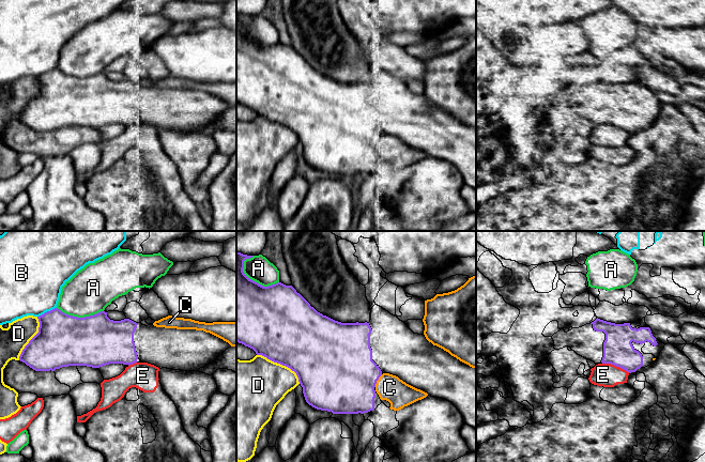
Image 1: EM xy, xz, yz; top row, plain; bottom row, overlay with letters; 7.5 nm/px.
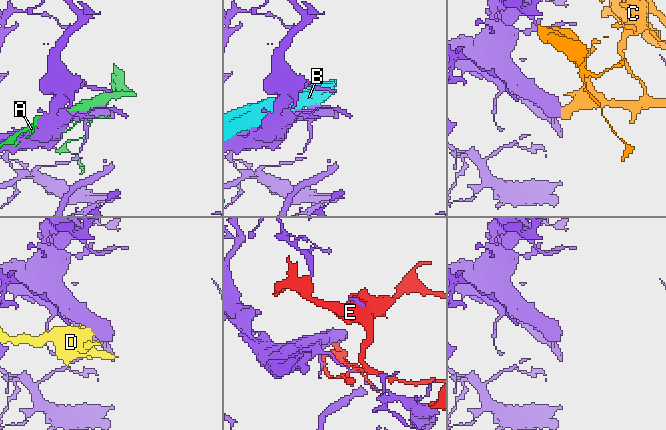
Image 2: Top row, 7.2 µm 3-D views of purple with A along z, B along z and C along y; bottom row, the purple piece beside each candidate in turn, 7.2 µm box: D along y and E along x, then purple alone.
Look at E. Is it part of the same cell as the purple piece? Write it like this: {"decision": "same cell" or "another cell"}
{"decision": "another cell"}

